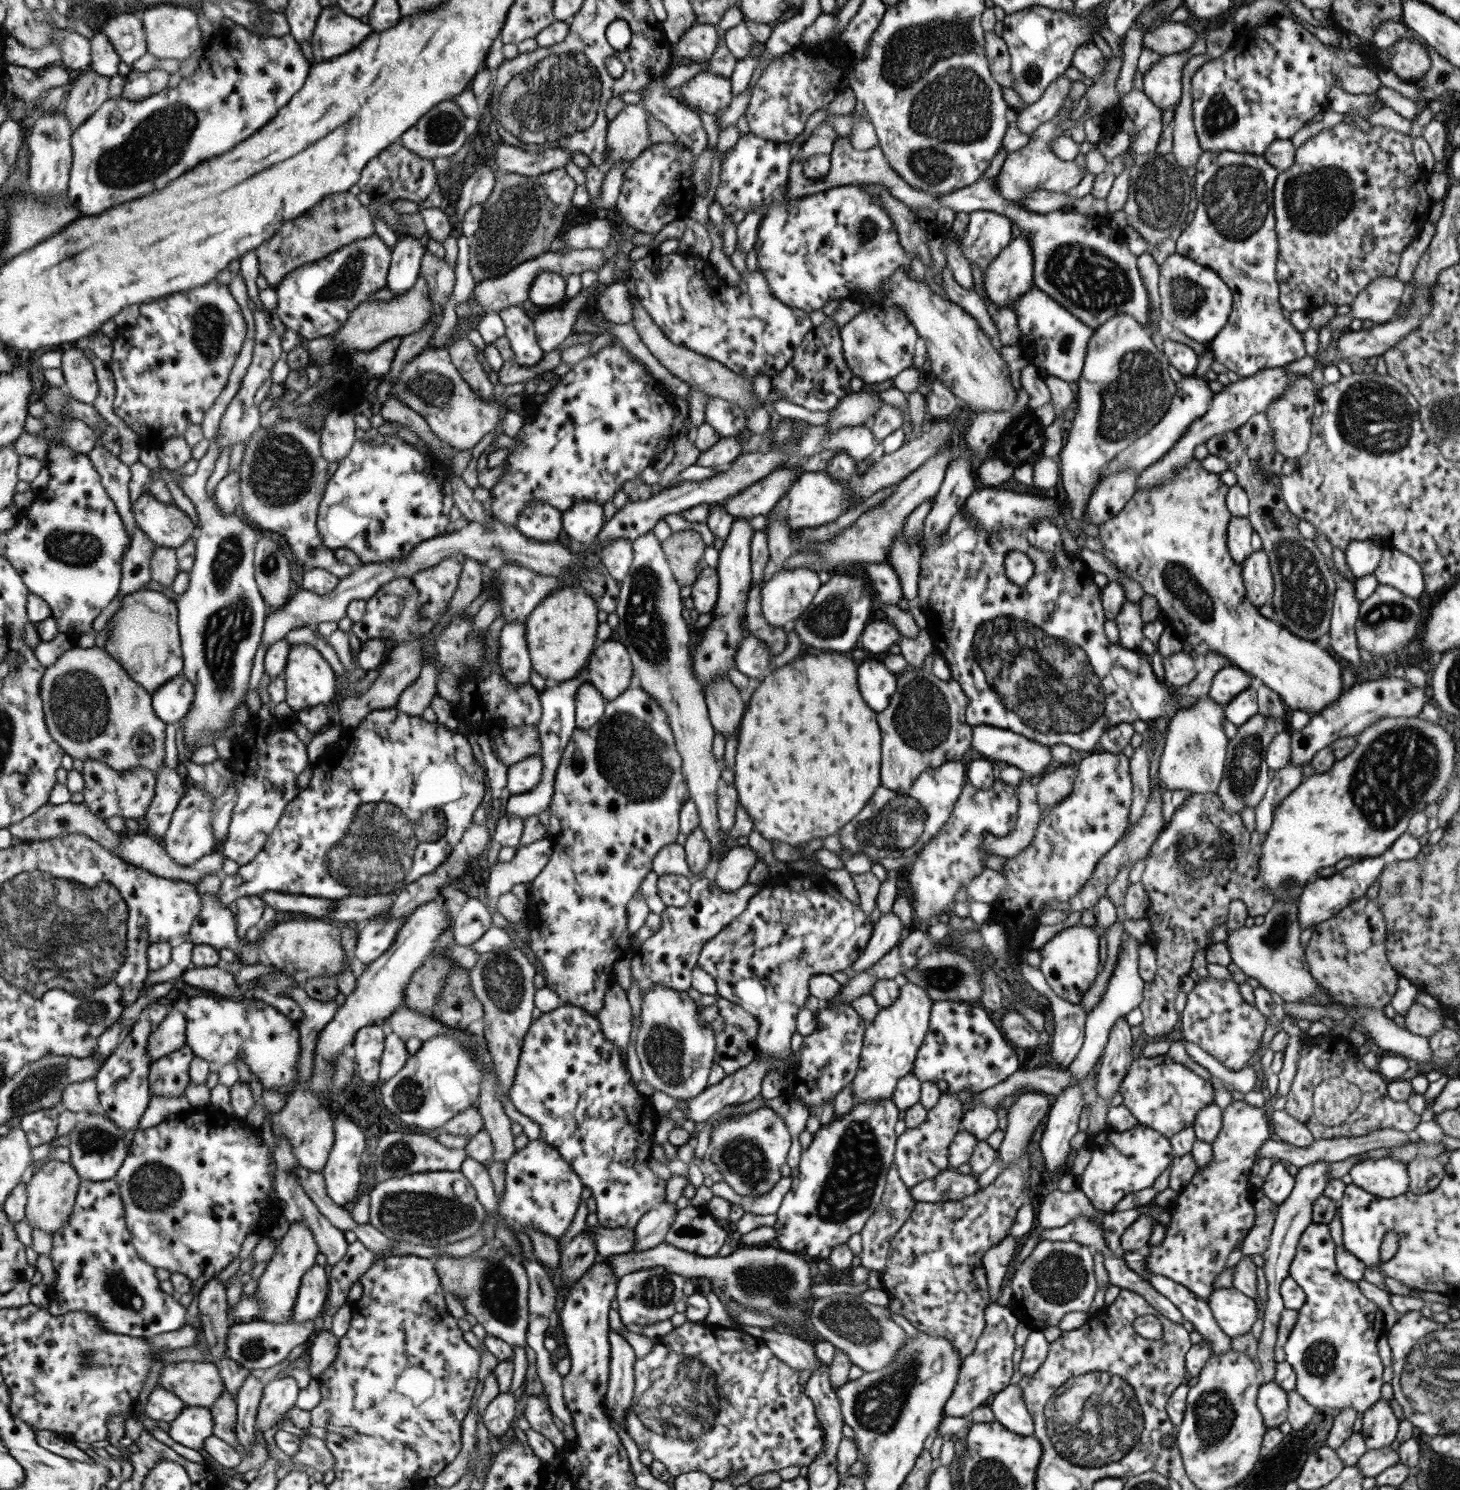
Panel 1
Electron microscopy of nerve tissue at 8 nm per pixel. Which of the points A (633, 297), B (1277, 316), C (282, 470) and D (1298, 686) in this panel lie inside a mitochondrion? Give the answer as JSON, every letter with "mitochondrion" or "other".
{"A":"other","B":"other","C":"mitochondrion","D":"other"}

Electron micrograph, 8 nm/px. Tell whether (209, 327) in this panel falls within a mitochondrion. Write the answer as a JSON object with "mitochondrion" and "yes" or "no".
{"mitochondrion":"yes"}

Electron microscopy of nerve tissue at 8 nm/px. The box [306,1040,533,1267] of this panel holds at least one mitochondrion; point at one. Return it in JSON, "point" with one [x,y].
{"point":[419,1213]}

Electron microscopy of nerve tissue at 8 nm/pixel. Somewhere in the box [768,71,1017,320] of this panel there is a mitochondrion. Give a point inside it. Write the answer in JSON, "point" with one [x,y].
{"point":[868,230]}

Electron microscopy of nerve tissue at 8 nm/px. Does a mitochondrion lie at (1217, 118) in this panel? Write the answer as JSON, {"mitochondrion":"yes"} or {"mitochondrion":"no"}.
{"mitochondrion":"yes"}

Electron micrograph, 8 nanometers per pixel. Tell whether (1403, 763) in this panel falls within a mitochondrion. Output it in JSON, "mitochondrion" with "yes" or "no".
{"mitochondrion":"yes"}

